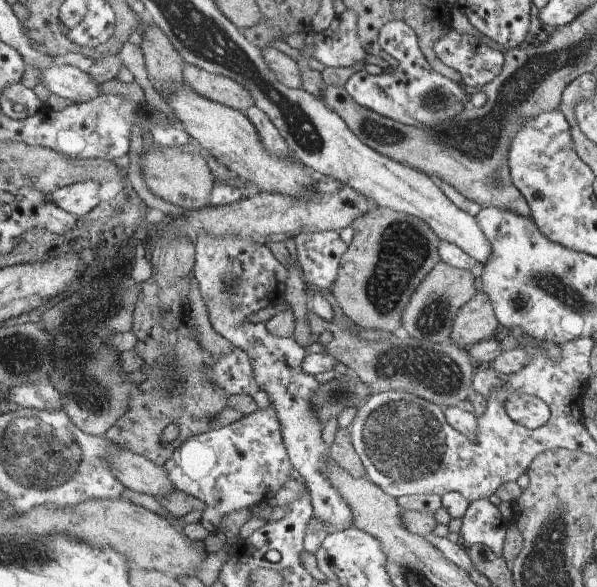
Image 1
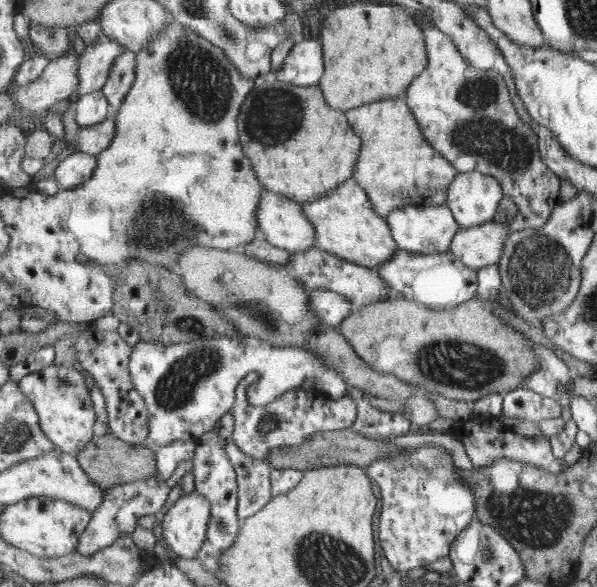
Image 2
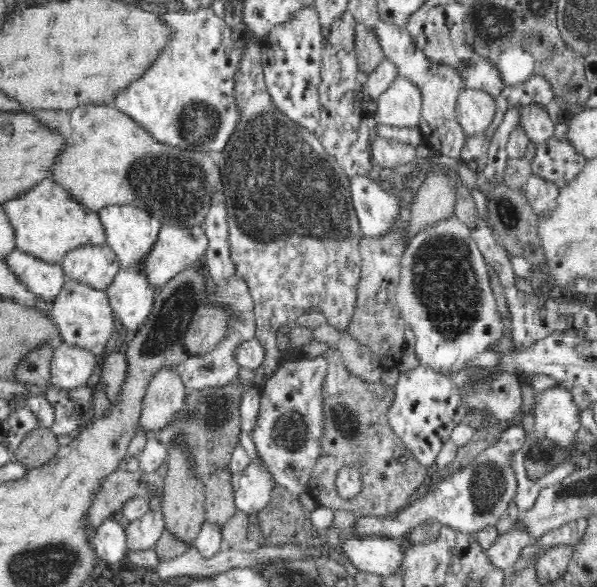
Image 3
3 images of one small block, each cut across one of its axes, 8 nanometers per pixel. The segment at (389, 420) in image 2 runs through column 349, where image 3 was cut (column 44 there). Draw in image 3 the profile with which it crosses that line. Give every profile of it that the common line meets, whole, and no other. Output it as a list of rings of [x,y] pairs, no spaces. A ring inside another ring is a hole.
[[[87,384],[70,390],[47,387],[43,394],[53,403],[55,423],[50,428],[53,433],[73,435],[78,432],[93,400],[92,388]]]

